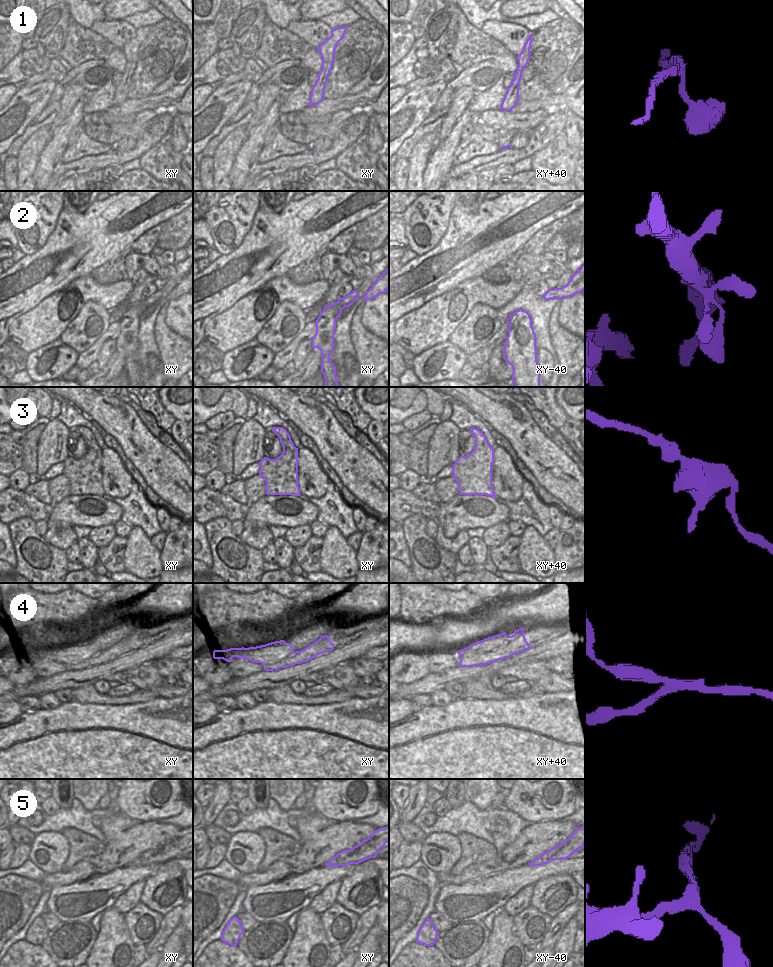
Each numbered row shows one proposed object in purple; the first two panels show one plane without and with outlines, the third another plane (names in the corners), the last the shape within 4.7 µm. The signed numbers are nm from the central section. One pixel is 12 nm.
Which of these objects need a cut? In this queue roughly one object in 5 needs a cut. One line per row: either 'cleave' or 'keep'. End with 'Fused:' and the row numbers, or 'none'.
1: keep
2: keep
3: keep
4: cleave
5: cleave
Fused: 4, 5

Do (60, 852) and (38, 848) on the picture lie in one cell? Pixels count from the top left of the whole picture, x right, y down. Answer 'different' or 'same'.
same

